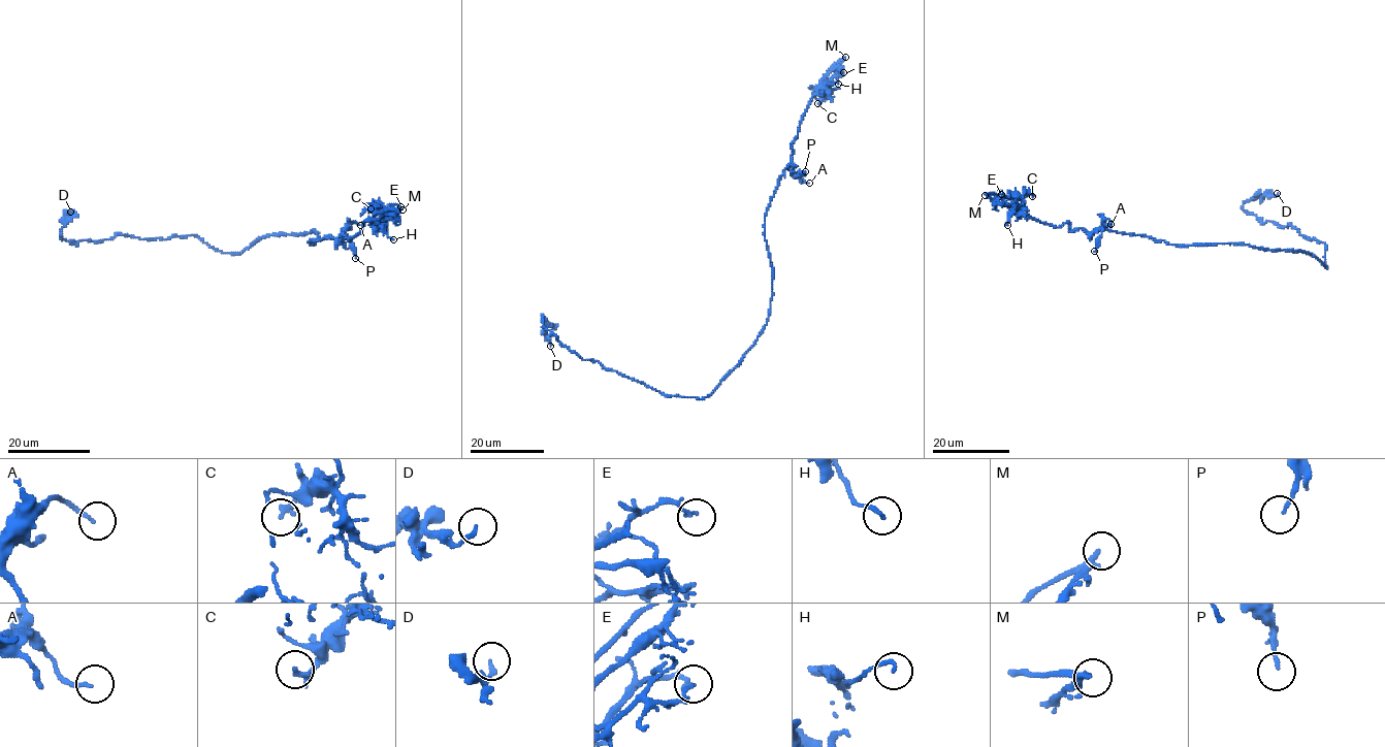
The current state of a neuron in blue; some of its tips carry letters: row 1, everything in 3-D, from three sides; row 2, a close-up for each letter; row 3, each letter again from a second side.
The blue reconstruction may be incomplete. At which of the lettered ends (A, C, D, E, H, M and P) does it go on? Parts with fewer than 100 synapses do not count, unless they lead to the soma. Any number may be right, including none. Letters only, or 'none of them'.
M

